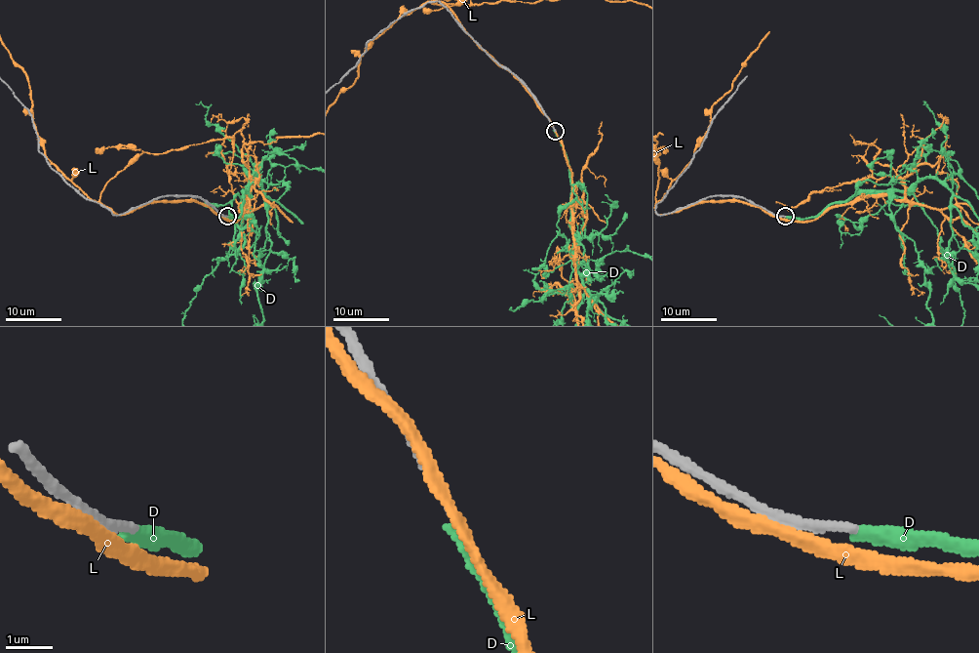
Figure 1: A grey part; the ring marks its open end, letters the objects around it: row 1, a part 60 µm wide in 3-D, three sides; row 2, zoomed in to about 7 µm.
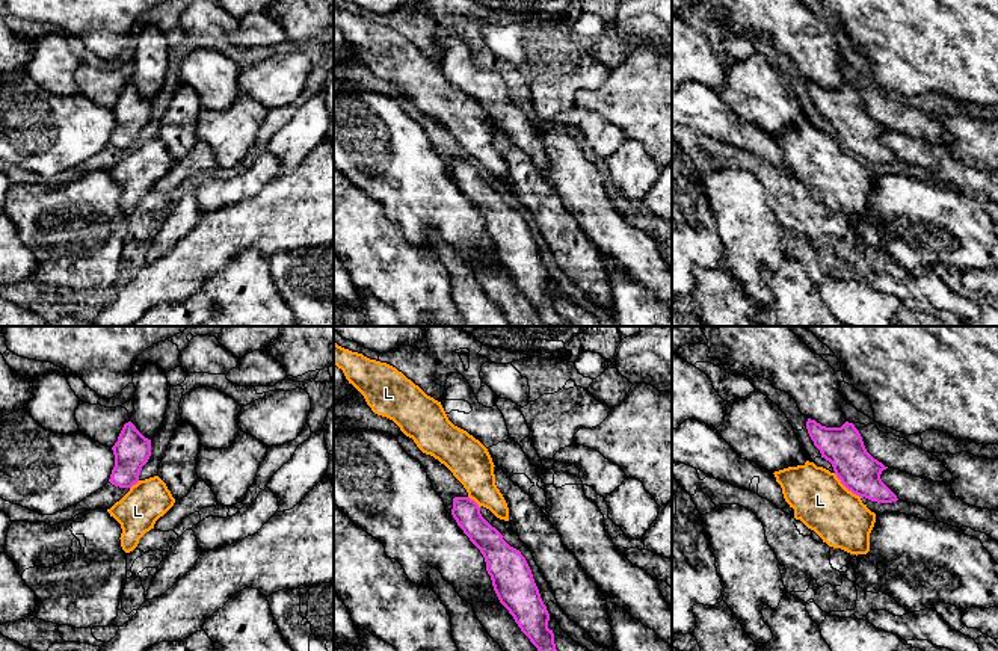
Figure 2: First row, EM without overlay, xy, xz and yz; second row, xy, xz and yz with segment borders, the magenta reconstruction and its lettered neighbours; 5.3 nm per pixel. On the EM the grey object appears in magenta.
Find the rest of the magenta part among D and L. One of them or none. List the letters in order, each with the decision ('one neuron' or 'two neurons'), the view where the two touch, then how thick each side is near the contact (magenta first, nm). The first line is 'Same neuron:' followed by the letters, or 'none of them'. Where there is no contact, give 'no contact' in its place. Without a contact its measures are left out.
Same neuron: none of them
D: two neurons; no contact
L: two neurons; contact in yz; calibres 220 and 300 nm

